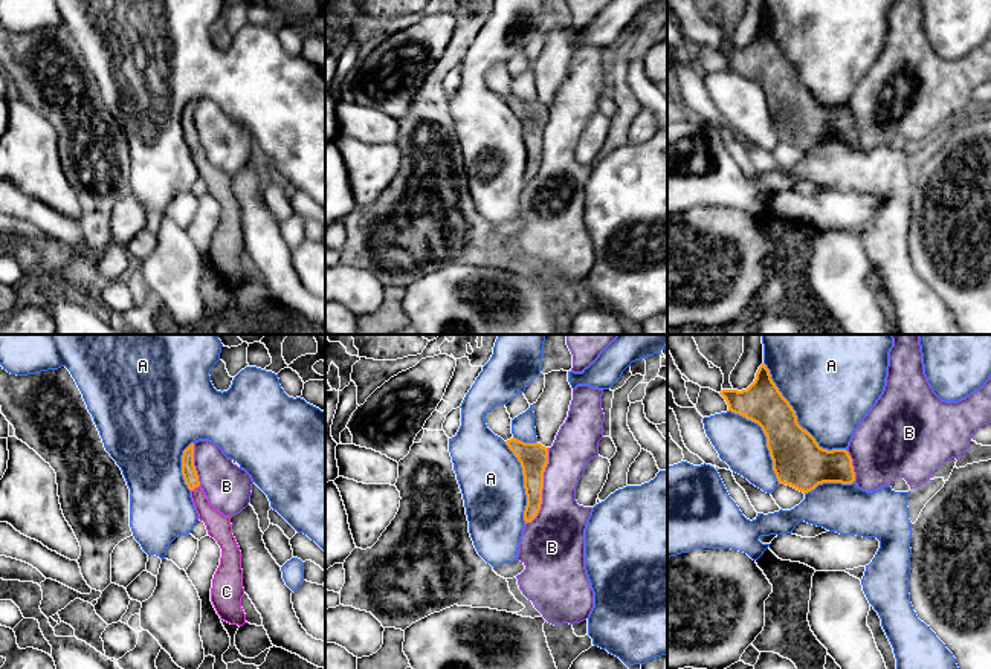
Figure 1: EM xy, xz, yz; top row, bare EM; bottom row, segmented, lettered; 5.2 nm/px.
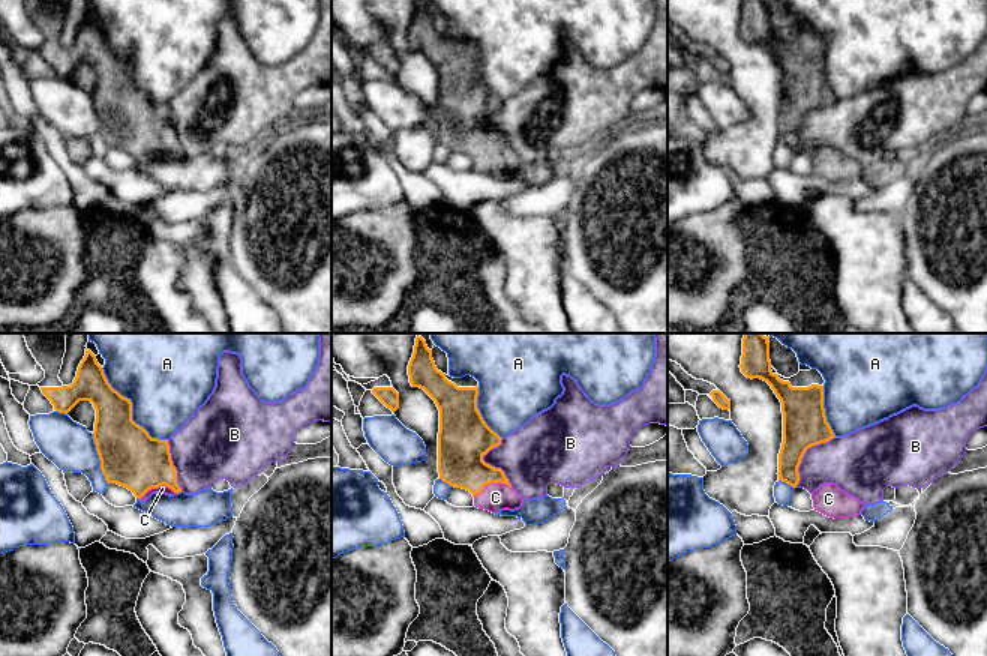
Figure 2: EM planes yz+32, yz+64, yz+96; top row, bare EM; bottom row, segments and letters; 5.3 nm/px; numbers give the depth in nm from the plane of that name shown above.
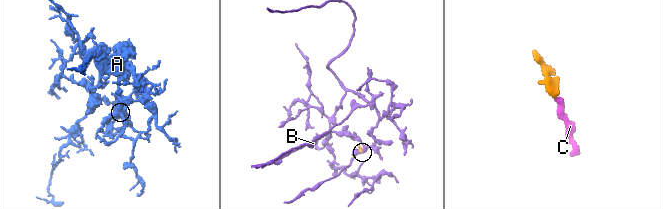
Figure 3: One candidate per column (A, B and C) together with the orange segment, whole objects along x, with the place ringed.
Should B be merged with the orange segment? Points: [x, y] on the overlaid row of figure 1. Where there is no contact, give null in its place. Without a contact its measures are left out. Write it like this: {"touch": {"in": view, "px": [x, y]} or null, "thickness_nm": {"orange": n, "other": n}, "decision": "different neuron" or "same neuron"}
{"touch": {"in": "xz", "px": [542, 488]}, "thickness_nm": {"orange": 160, "other": 280}, "decision": "different neuron"}

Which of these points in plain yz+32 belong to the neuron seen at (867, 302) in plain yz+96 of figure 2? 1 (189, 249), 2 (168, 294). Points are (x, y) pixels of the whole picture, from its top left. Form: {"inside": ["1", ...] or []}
{"inside": ["1"]}

